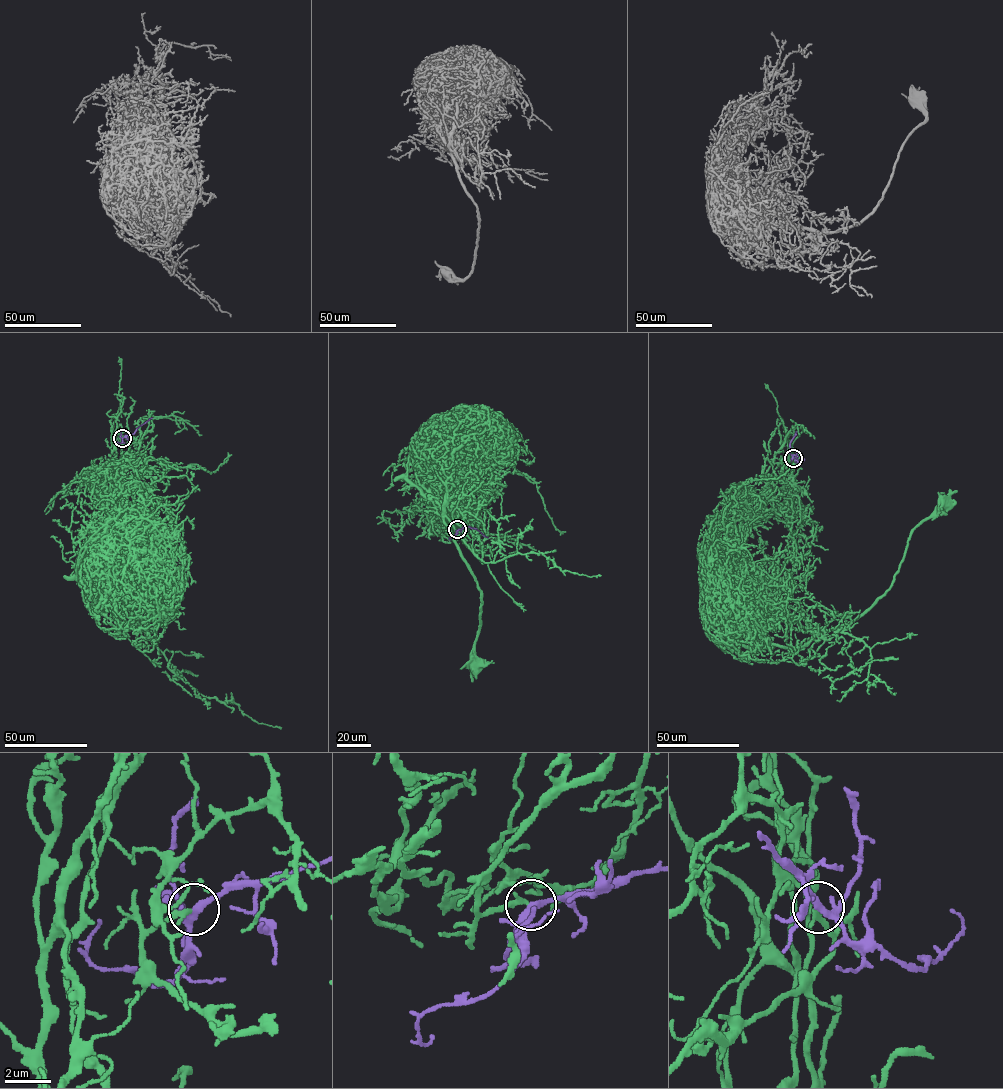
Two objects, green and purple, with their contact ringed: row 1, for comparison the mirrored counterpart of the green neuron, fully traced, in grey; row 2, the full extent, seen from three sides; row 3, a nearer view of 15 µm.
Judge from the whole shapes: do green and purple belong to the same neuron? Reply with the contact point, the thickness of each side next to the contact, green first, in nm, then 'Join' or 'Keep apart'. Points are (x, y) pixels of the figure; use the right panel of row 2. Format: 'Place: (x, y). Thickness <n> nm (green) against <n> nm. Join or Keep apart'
Place: (793, 458). Thickness 240 nm (green) against 240 nm. Join

